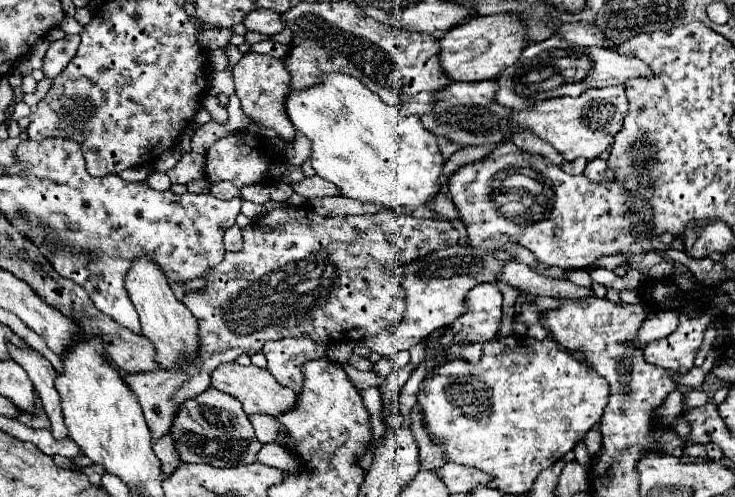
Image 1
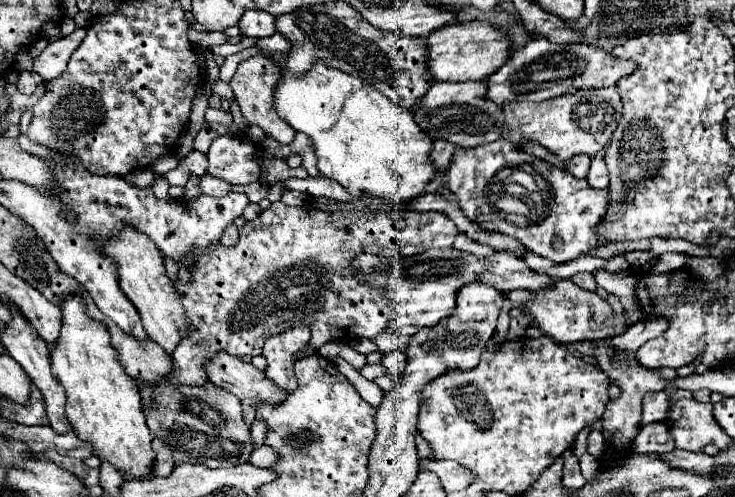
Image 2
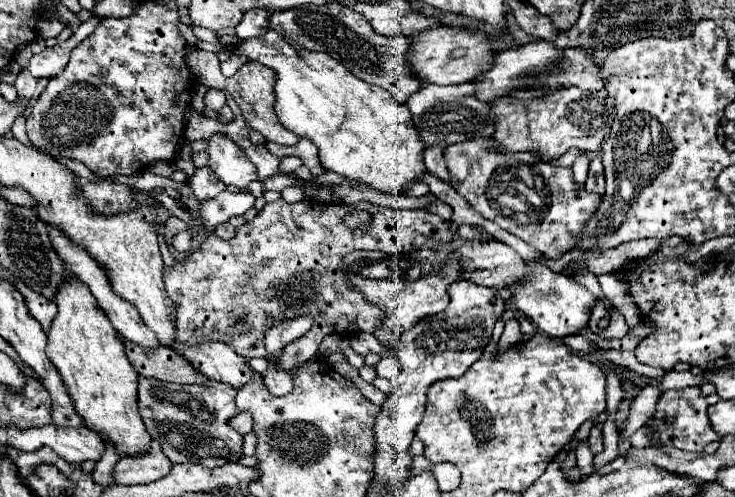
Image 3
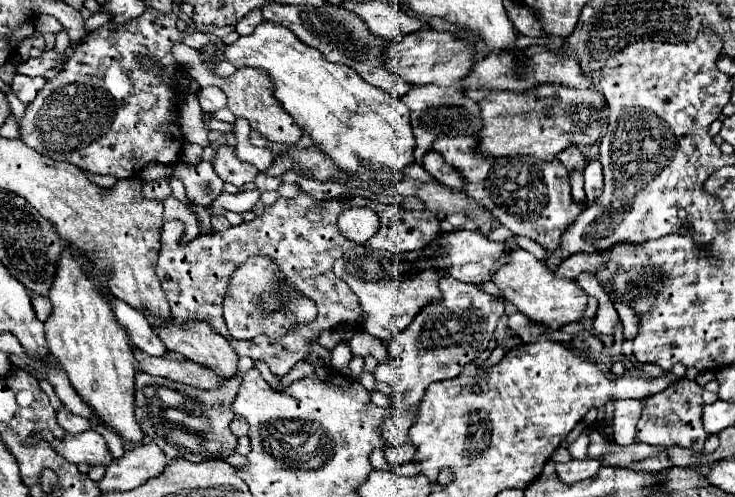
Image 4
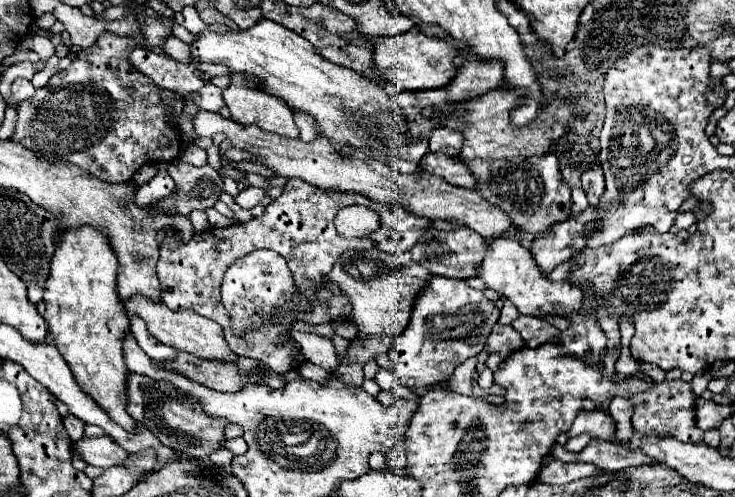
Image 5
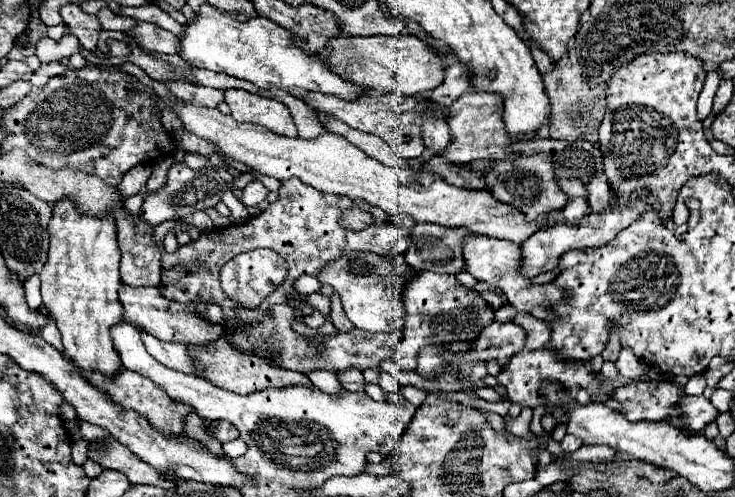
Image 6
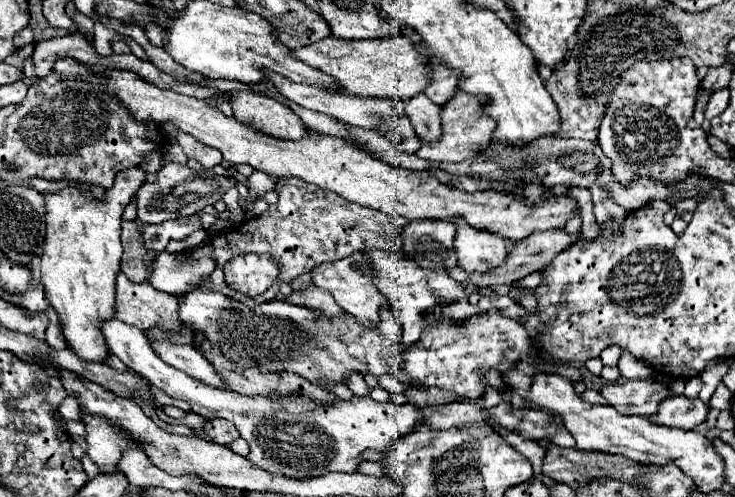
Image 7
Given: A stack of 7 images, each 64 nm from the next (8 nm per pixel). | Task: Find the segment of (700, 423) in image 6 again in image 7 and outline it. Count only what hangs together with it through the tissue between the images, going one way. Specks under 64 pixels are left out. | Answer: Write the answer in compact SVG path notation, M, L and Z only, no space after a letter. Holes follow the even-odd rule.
M668 396L664 404L660 404L660 412L656 416L648 416L654 424L662 426L676 426L682 430L692 430L708 416L708 406L700 400L688 400L686 396Z

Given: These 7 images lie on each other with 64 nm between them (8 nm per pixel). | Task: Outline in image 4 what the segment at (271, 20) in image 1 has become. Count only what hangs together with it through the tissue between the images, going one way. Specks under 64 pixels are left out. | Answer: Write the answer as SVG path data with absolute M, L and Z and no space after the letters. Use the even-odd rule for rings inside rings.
M252 10L252 12L248 12L242 20L238 20L238 24L236 24L236 32L238 34L252 34L254 32L254 28L256 28L256 24L260 24L264 18L262 18L262 12L260 10Z

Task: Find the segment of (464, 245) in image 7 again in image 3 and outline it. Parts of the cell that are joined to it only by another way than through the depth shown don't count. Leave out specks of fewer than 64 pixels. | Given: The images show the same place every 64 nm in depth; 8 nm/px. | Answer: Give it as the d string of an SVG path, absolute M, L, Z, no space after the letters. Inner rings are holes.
M528 262L528 274L524 274L524 278L516 280L508 288L512 292L510 302L552 338L570 336L576 334L582 326L588 326L590 312L596 304L596 296L580 286L572 276L556 274L542 262Z

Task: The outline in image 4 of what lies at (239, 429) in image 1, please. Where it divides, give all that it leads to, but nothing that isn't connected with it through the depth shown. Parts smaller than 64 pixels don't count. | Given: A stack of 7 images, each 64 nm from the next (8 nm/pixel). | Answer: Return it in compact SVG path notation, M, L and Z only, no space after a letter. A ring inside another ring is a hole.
M240 357L238 373L232 376L220 390L200 390L194 386L186 386L180 382L172 382L168 378L148 376L146 372L136 374L136 390L134 390L134 416L138 424L142 426L144 434L156 442L162 452L170 458L186 458L190 462L204 462L204 460L222 460L230 452L234 452L236 436L230 432L232 422L232 410L230 404L240 388L244 375L254 366L254 360L250 357ZM158 390L174 390L184 396L182 406L170 406L158 396Z

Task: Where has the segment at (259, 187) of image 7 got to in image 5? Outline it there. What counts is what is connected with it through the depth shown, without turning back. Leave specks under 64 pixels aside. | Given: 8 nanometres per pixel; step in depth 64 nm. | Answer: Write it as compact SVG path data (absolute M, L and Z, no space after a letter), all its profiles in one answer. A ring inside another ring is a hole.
M248 186L244 188L238 196L236 196L236 202L242 206L242 208L254 208L256 204L260 204L260 200L266 196L266 190L264 188L256 188L256 186Z

